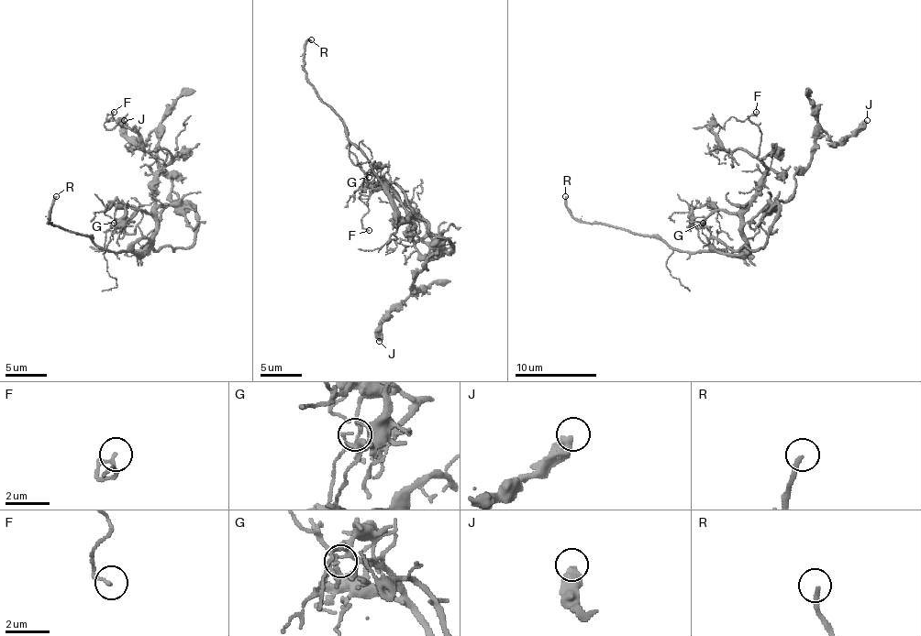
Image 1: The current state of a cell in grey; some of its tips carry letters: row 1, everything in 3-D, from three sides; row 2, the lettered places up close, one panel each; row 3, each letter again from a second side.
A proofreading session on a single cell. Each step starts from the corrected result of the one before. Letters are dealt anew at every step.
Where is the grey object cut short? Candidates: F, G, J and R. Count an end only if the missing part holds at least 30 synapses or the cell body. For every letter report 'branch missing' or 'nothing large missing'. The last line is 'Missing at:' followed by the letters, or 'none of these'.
F: nothing large missing
G: nothing large missing
J: nothing large missing
R: branch missing
Missing at: R

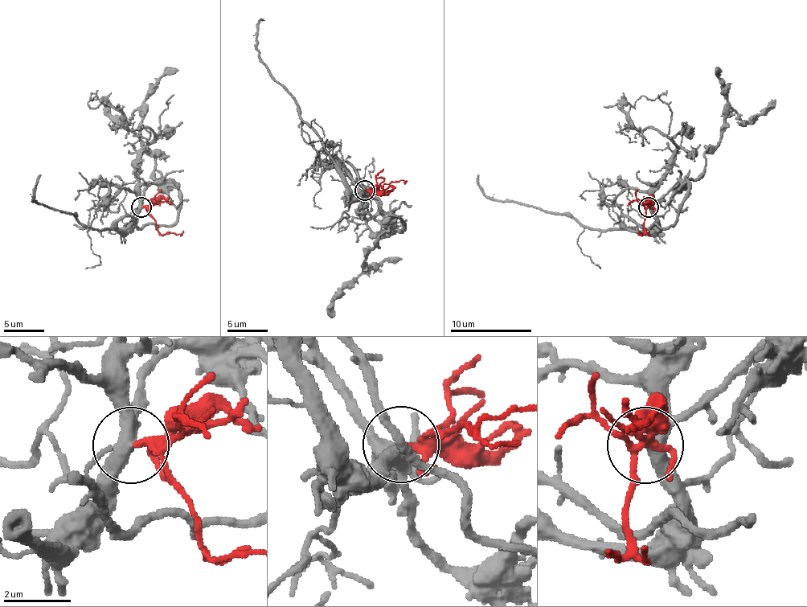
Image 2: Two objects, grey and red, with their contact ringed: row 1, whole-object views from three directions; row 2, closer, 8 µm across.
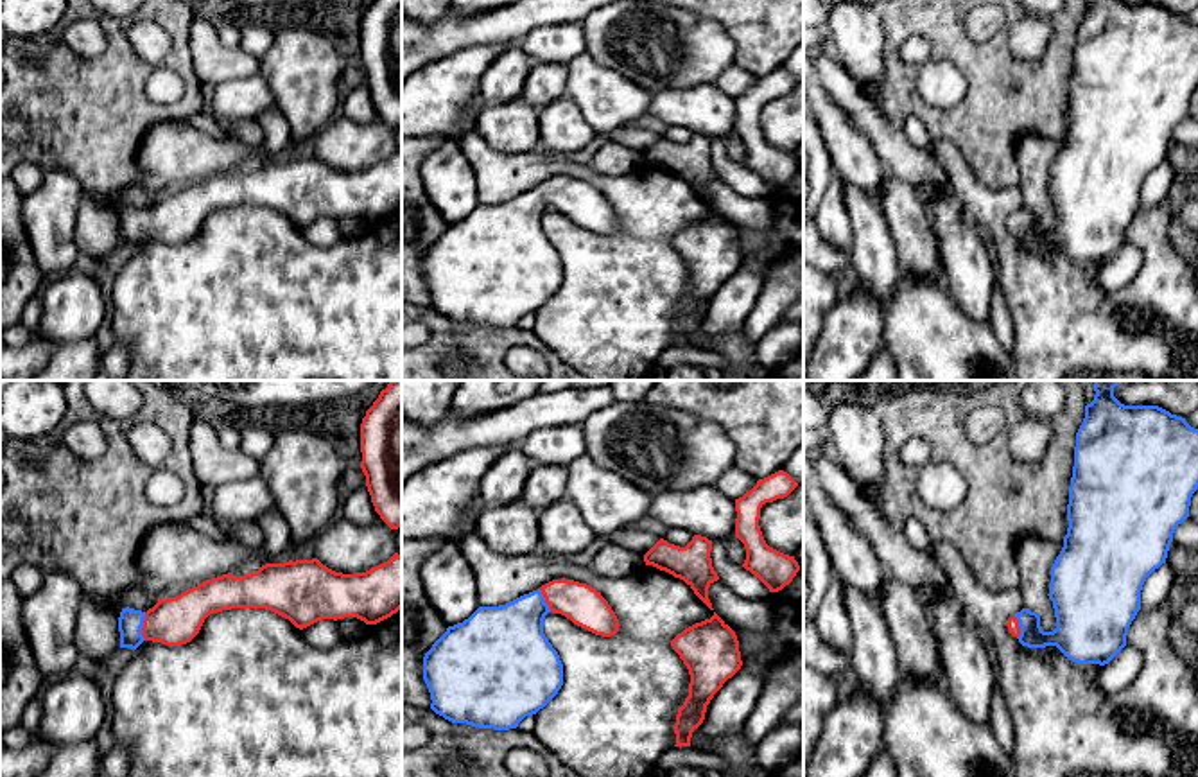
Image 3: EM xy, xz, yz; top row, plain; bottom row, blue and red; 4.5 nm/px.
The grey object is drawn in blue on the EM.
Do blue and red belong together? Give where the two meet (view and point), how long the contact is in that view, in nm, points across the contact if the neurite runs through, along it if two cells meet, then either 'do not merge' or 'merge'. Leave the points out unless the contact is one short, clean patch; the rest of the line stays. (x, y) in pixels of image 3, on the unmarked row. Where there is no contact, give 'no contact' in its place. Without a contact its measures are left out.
meets blue in xy at (142, 223); contact 130 nm long; runs through xy (130, 221), (142, 223), (174, 219); merge

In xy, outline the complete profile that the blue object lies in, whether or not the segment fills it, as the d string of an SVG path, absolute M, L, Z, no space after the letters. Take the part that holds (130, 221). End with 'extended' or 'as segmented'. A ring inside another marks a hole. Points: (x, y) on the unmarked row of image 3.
M402 154L366 170L343 172L317 156L265 162L256 170L206 178L176 196L158 197L147 210L122 206L120 246L143 239L181 244L190 240L210 212L231 206L265 206L303 228L321 217L357 215L377 223L402 206Z | extended

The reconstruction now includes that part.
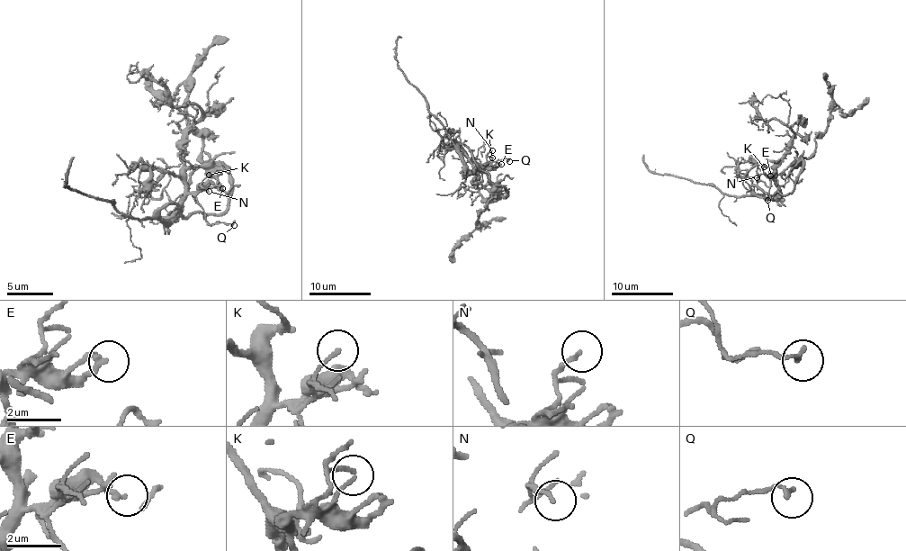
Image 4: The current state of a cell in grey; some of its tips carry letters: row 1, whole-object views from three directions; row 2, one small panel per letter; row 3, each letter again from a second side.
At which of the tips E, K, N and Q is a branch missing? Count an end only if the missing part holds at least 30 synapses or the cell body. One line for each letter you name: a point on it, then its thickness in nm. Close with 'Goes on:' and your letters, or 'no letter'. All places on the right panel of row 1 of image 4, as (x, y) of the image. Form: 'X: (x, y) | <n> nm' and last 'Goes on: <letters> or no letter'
Goes on: no letter

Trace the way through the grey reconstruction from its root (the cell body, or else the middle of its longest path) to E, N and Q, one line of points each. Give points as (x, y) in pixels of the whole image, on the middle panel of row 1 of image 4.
E: (471, 170), (501, 164)
N: (471, 170), (481, 166), (492, 150)
Q: (471, 170), (506, 158), (509, 161)

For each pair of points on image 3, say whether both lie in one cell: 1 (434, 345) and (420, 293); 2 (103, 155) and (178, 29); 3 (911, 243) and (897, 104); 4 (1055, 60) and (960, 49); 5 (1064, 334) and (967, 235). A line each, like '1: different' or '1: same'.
1: different
2: same
3: different
4: same
5: different

